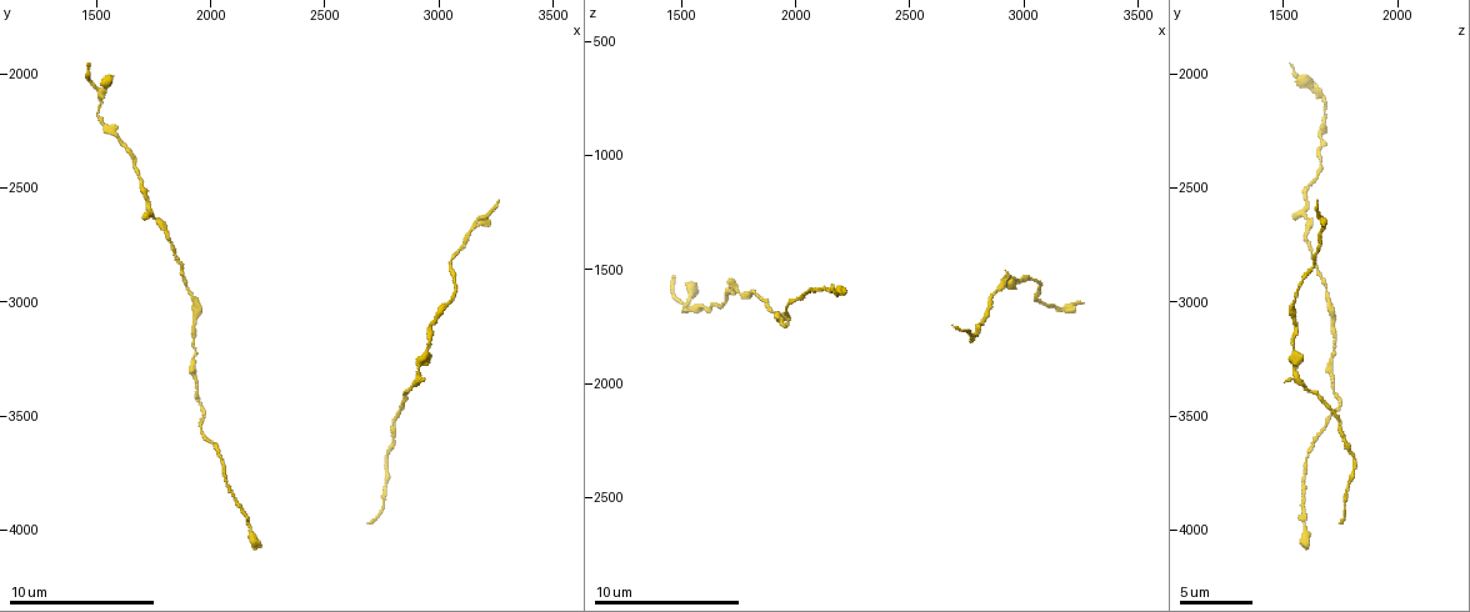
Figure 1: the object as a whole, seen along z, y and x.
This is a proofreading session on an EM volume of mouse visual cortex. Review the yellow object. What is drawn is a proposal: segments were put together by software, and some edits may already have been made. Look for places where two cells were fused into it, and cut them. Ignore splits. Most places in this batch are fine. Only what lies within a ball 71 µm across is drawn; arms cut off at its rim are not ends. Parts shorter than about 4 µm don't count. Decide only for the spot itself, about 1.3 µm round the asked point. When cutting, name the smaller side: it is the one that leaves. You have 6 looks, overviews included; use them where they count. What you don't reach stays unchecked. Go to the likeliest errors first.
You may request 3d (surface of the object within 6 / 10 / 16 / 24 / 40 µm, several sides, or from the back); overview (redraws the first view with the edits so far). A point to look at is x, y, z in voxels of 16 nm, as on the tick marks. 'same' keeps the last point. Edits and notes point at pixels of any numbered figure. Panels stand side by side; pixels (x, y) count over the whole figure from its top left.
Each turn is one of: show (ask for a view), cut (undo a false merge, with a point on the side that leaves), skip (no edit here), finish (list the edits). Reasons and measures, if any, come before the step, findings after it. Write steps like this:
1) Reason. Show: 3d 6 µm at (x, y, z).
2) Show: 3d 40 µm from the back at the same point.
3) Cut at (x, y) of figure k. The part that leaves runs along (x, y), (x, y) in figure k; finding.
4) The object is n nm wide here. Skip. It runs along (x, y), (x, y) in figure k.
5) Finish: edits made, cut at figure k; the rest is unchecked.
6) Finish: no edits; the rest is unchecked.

Sudden change in width. Show: 3d 6 µm at (1720, 2560, 1600).

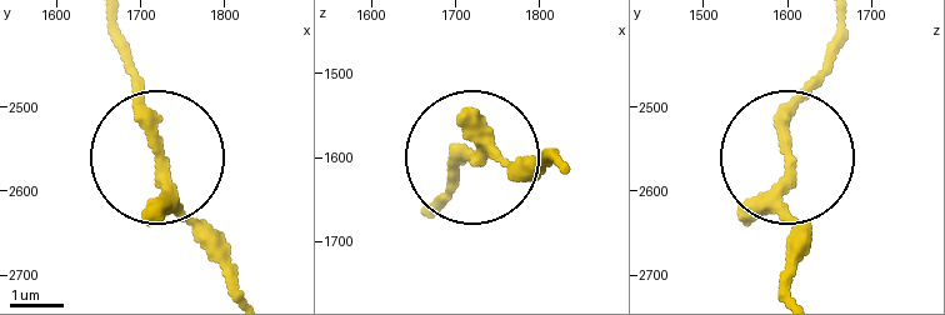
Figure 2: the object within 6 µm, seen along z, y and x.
Show: 3d 6 µm from the back at (1725, 2565, 1600).

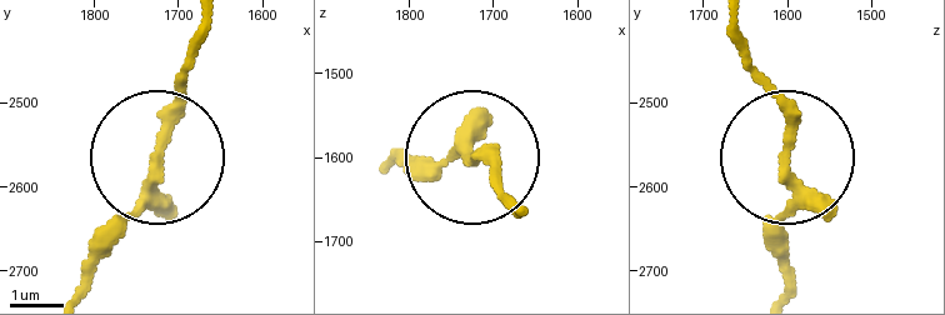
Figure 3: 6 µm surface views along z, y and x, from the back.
The object is 200 nm wide here. Skip. It runs along (784, 293), (784, 118), (744, 41) in figure 3; continuous, no second cell.

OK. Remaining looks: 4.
Thick turns thin. Show: 3d 10 µm at (1940, 3390, 1730).

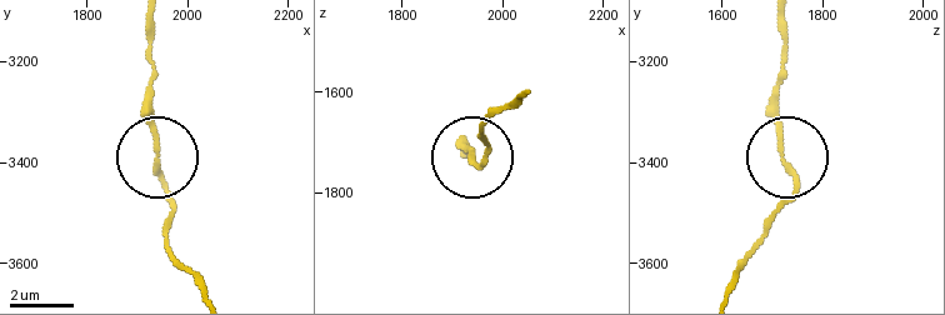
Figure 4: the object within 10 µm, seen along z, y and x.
Skip. Continuous, no second cell.

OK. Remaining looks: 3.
A narrow waist. Show: 3d 10 µm at (1510, 2170, 1680).

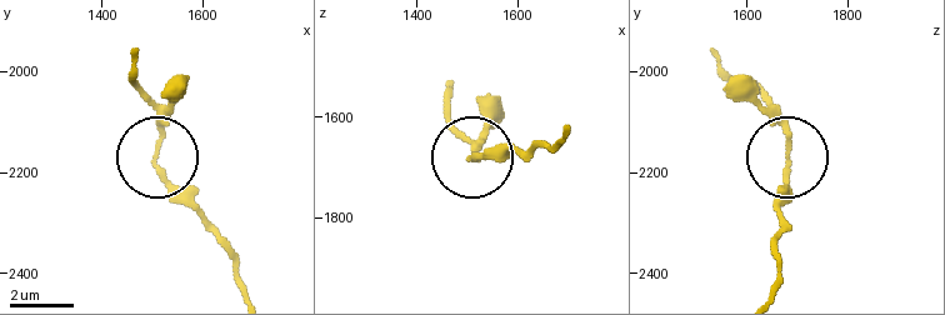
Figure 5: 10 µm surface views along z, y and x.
The object is 140 nm wide here. Skip. It runs along (246, 293), (228, 244), (160, 171), (155, 123), (171, 78) in figure 5; all the same cell.

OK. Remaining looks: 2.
Finish: no edits; the rest is unchecked.

